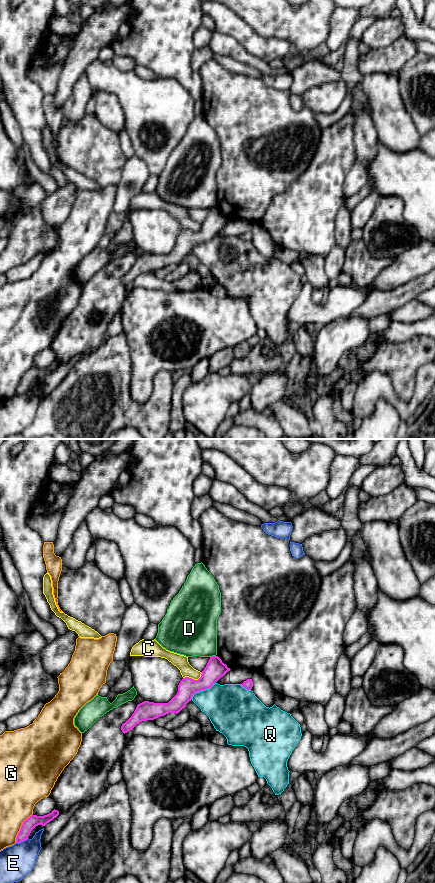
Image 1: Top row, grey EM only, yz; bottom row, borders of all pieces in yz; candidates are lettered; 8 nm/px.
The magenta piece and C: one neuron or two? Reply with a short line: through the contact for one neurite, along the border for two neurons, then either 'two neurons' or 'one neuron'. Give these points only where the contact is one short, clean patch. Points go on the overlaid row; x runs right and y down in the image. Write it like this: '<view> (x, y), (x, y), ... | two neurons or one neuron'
yz (202, 673), (197, 679), (183, 678) | two neurons

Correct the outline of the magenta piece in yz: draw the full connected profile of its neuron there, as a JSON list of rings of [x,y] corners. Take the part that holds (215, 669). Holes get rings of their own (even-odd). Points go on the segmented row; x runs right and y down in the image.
[[[218,656],[210,657],[201,677],[198,680],[183,678],[178,685],[177,694],[168,703],[144,701],[138,704],[132,716],[122,724],[122,732],[125,734],[133,730],[142,721],[154,720],[169,713],[178,714],[195,693],[211,688],[230,670]]]

